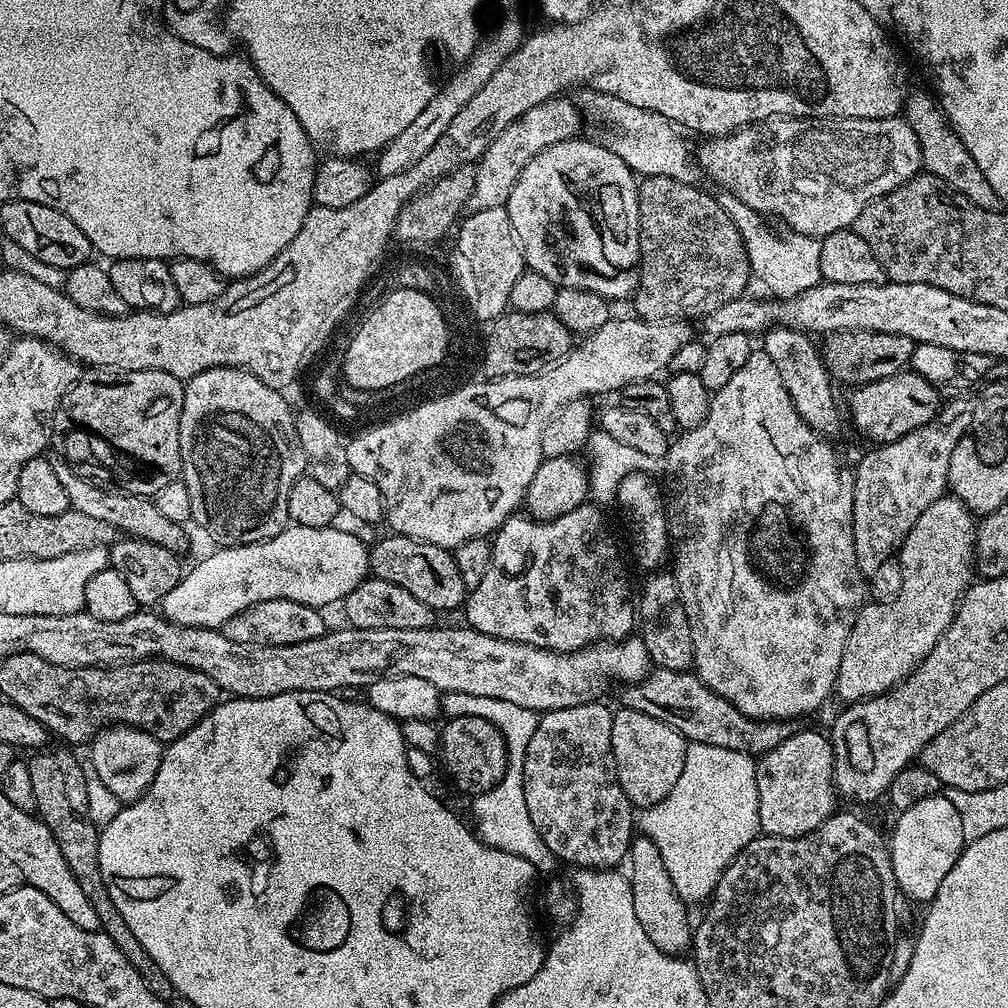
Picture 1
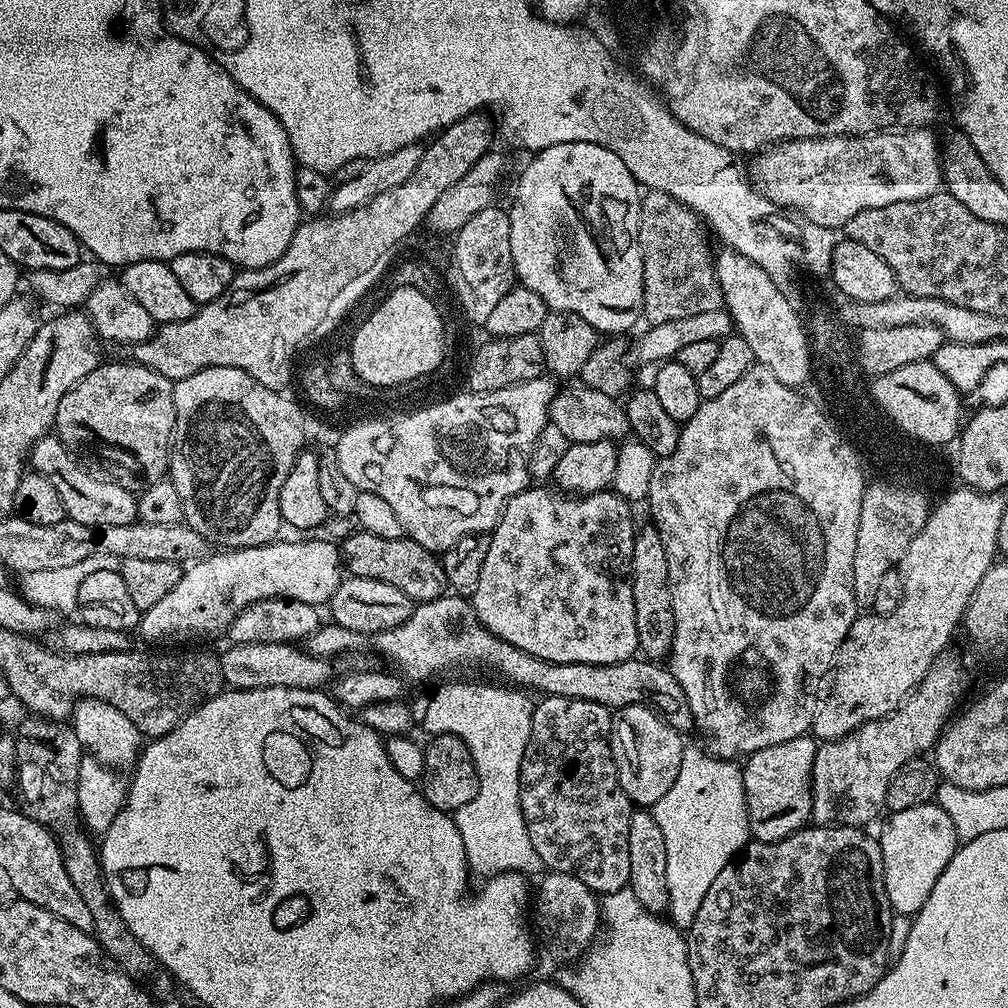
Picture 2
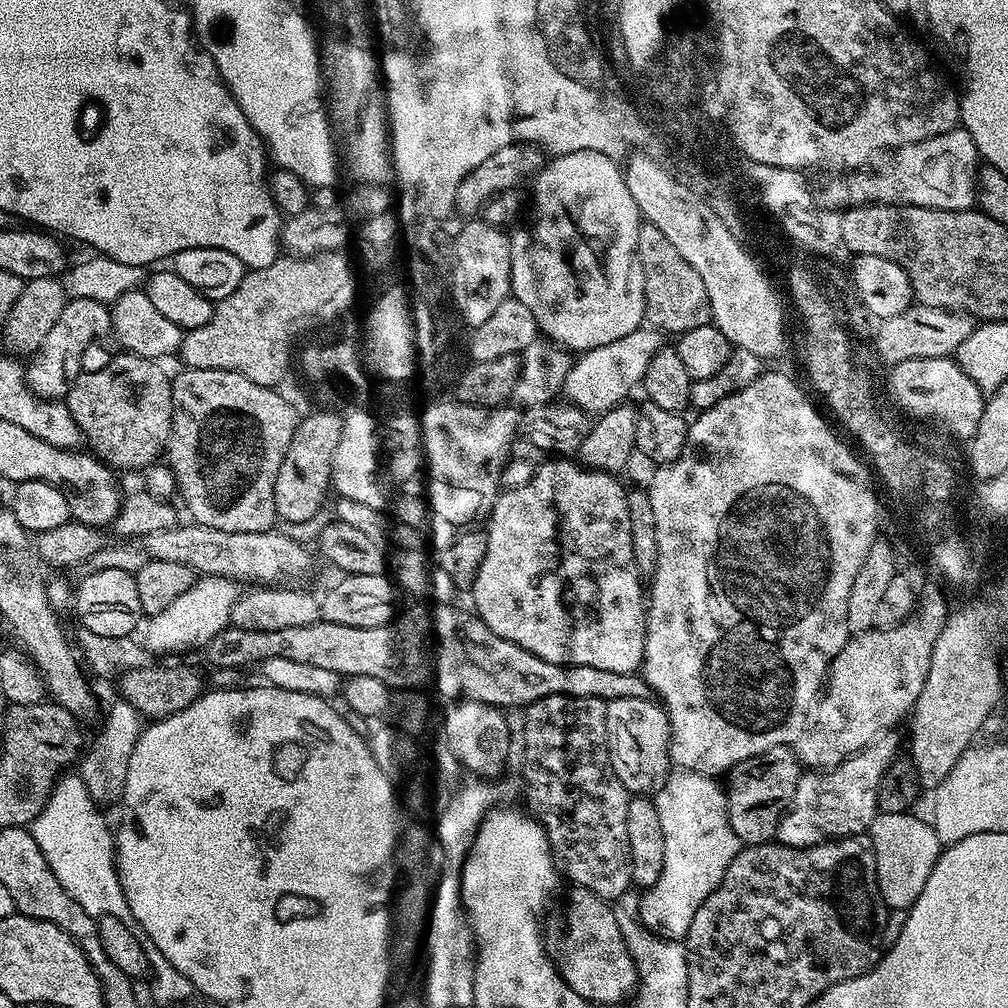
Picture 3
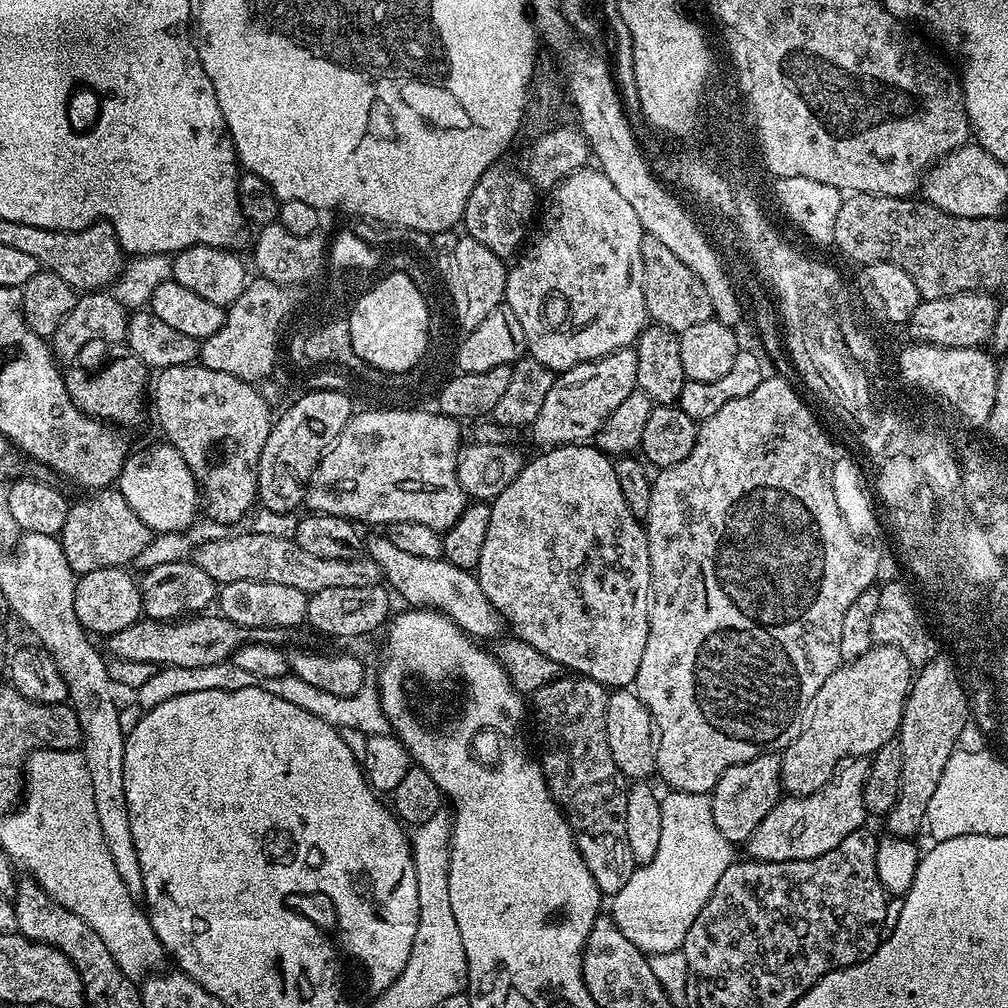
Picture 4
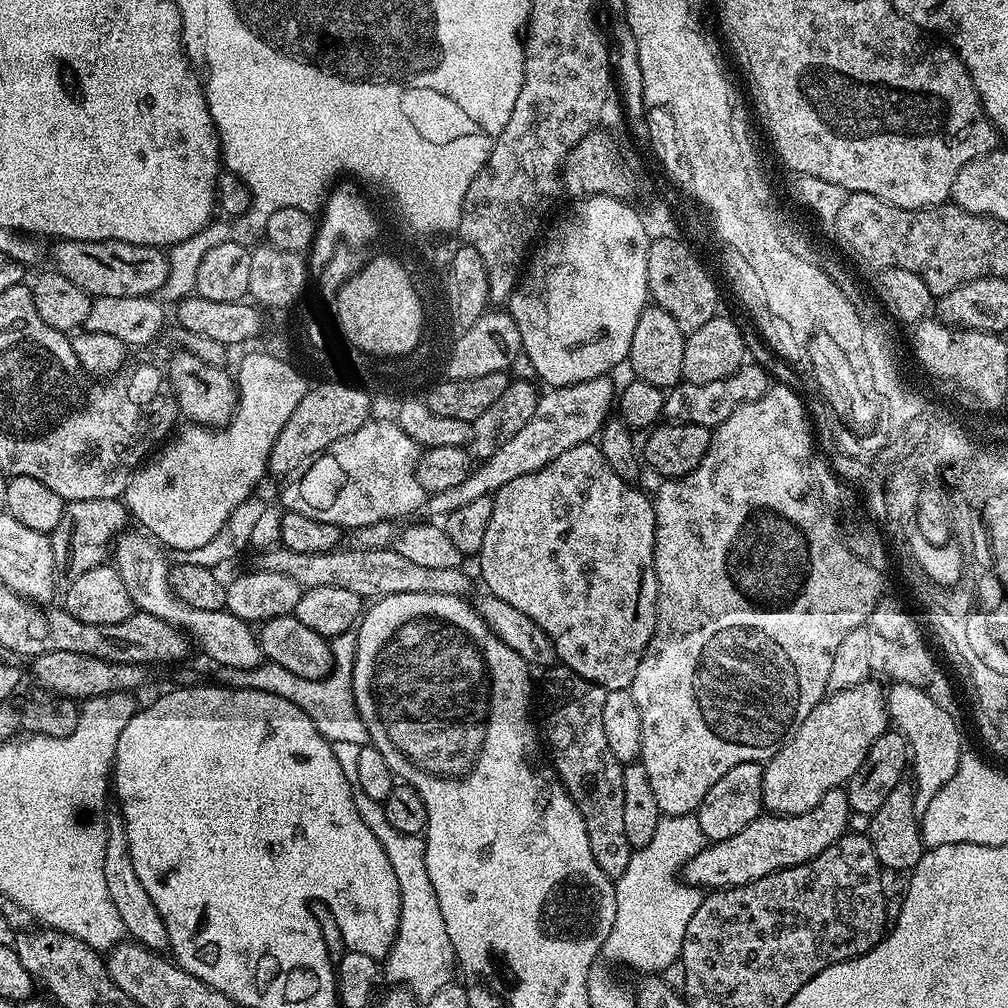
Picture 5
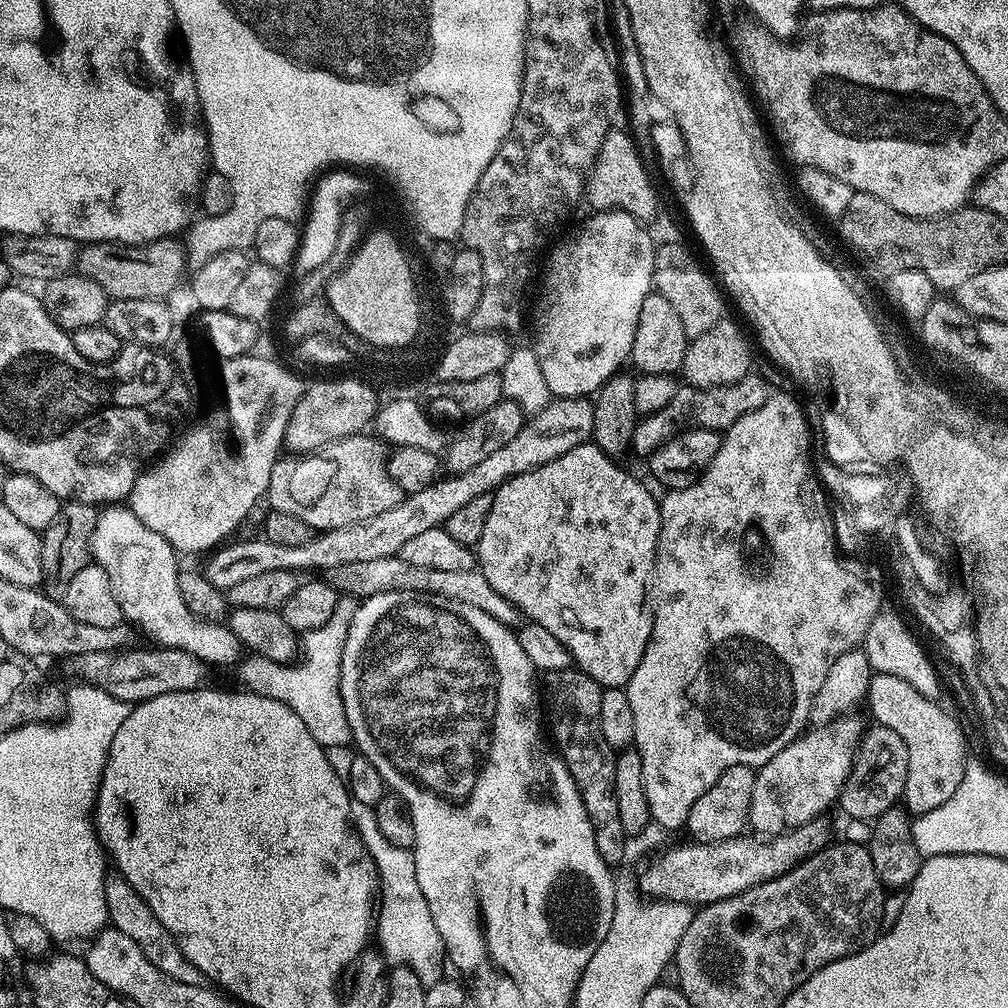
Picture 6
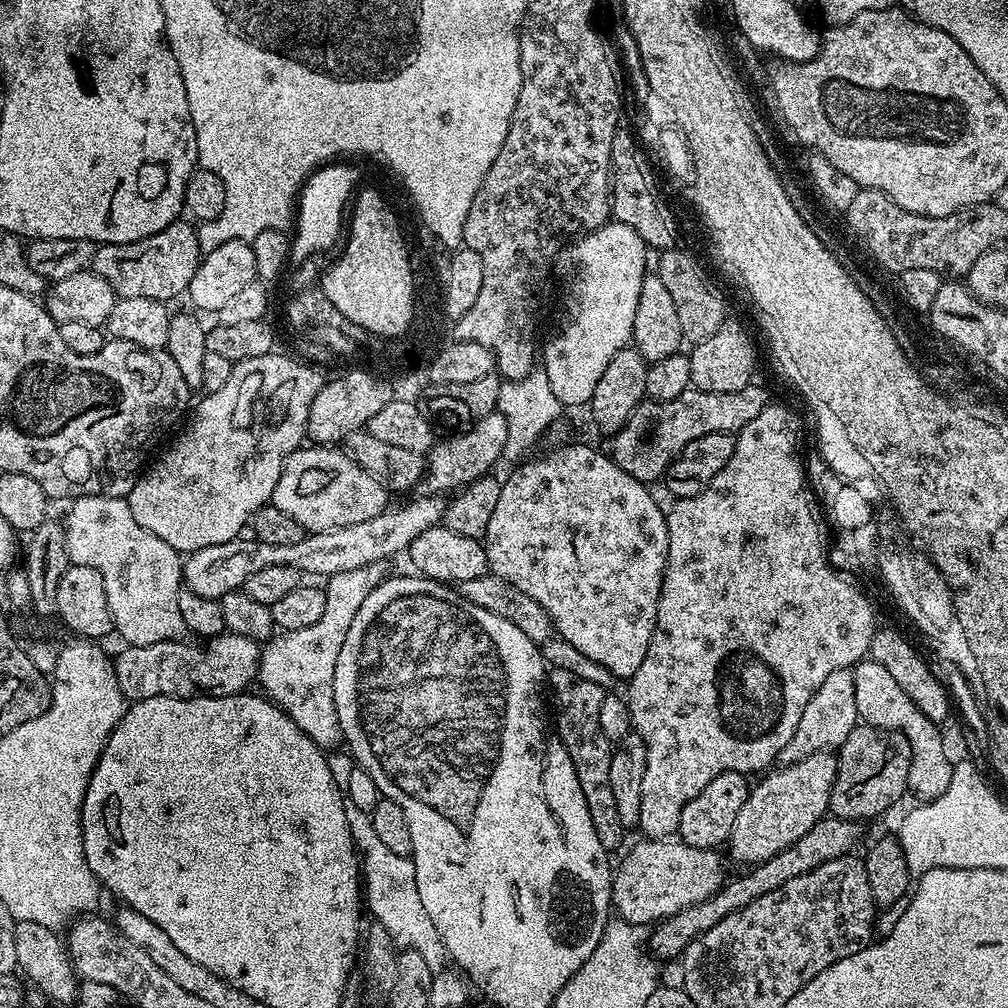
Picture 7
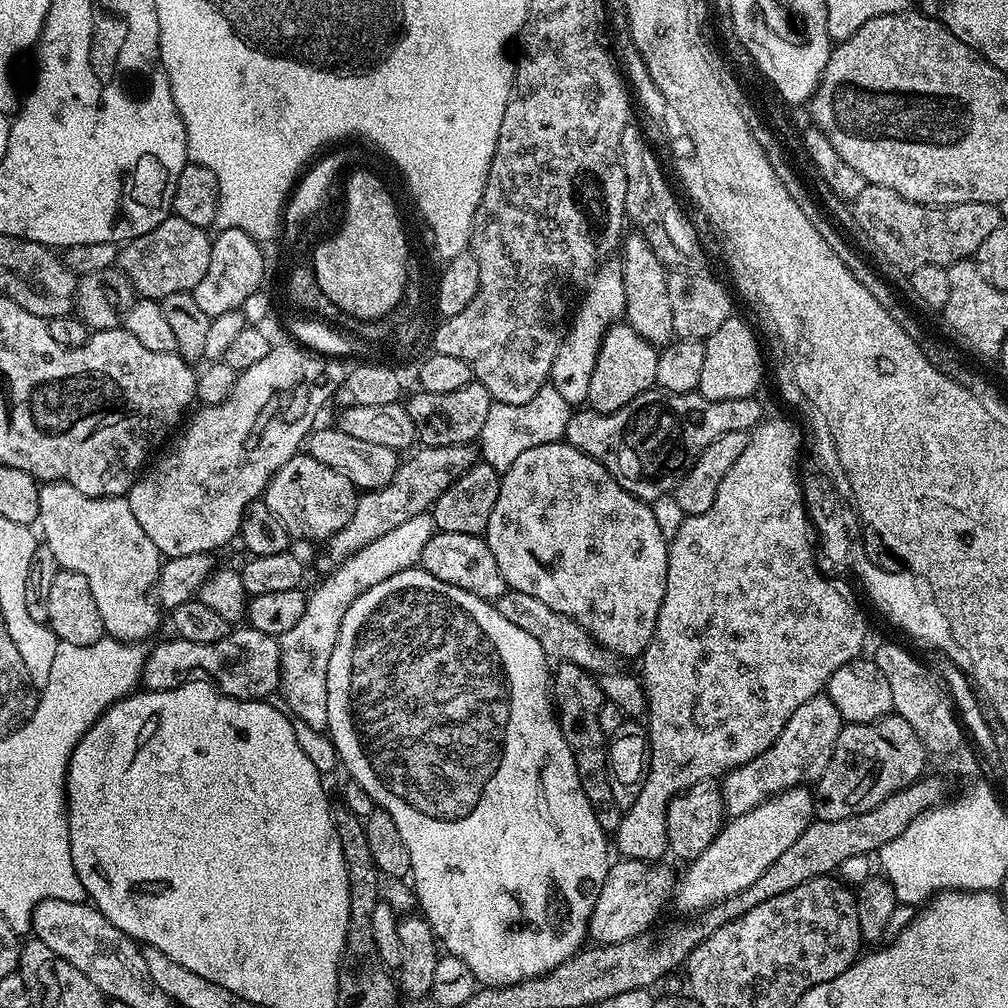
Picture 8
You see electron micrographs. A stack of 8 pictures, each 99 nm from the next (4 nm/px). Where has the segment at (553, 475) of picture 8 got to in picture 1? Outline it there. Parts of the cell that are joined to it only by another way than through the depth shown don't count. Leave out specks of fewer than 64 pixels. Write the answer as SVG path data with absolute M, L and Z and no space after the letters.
M586 502L578 510L570 510L570 514L562 514L562 518L553 520L533 520L527 514L509 516L494 533L490 570L486 570L482 582L478 582L478 586L467 593L466 603L462 608L462 612L468 615L467 627L474 629L475 632L490 634L494 638L532 644L536 648L548 648L552 652L577 652L590 644L622 640L633 635L634 625L638 620L638 608L634 603L634 588L632 592L631 586L628 585L628 572L624 569L624 560L620 557L620 548L616 545L611 530L608 529L607 518L599 511L603 512L595 503Z

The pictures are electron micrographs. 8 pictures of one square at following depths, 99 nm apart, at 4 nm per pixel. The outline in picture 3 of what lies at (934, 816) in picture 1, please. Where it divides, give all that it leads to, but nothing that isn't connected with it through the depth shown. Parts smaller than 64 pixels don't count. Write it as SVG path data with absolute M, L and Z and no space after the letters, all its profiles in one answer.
M877 813L868 831L868 839L875 852L876 877L884 904L890 910L911 908L922 892L931 870L940 857L942 845L931 823L913 815Z

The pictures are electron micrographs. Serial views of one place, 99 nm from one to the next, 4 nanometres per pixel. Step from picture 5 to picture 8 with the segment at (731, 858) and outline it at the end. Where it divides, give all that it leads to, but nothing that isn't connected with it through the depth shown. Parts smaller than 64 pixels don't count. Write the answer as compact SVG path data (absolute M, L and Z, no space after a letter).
M620 858L617 861L609 867L598 902L594 902L594 910L588 919L589 937L597 945L620 944L635 936L645 935L674 896L674 876L672 880L670 869L649 866L642 860Z

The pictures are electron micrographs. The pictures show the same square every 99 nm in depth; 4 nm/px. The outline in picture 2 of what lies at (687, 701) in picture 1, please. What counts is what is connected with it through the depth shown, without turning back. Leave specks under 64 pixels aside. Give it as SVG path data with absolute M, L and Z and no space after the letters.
M445 594L417 603L410 618L406 618L402 626L375 633L374 640L382 655L397 660L395 671L408 682L432 680L435 676L448 678L451 677L448 676L451 672L458 671L463 664L485 664L490 671L501 672L502 675L517 680L512 682L533 693L582 698L586 702L598 702L610 710L641 704L651 712L663 716L664 721L681 734L688 734L688 731L693 731L694 728L690 702L686 702L682 686L678 686L672 672L663 663L647 658L633 658L613 664L559 664L539 660L510 646L510 642L502 642L502 638L486 630L486 626L482 626L478 614L472 608L471 599L455 594Z

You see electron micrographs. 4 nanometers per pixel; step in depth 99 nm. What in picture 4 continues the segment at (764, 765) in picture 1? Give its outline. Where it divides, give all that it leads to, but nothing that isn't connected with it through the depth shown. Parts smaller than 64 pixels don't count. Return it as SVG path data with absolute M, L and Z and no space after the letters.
M763 752L761 756L750 758L750 762L738 762L730 766L718 778L718 782L710 793L712 809L714 810L714 826L734 846L743 845L752 836L752 831L774 810L776 803L782 799L780 775L782 766L780 756L776 752Z

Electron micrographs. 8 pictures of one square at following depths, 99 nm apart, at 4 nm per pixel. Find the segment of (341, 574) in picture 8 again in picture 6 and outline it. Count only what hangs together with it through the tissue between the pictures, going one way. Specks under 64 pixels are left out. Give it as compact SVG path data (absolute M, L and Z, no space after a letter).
M344 594L334 606L334 614L318 630L310 630L302 636L302 654L304 657L295 664L289 662L279 664L265 656L248 654L239 661L240 680L247 691L274 698L274 702L282 702L282 706L290 706L298 718L302 718L306 730L314 734L314 742L318 742L325 750L349 747L352 744L350 722L346 722L346 706L342 706L340 697L340 667L342 666L342 650L346 638L350 634L350 622L354 622L357 597Z

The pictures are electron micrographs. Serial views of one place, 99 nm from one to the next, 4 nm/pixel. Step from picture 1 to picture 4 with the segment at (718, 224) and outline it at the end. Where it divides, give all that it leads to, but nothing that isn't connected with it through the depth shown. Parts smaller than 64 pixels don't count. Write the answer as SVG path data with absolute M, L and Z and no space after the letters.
M647 234L642 238L640 249L644 271L644 301L651 323L661 324L679 334L682 330L690 330L690 326L698 326L698 322L713 319L710 294L694 270L686 266L686 262L681 262L663 242L658 242L658 238Z

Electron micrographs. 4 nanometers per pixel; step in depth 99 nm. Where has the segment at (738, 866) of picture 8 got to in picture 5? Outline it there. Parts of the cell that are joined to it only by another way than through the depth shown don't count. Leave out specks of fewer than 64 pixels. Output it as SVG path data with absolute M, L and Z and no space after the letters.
M869 678L858 686L832 692L810 710L806 722L798 726L791 741L767 760L762 778L762 798L769 813L797 816L818 806L830 790L847 785L862 766L875 740L890 728L886 692L875 682Z

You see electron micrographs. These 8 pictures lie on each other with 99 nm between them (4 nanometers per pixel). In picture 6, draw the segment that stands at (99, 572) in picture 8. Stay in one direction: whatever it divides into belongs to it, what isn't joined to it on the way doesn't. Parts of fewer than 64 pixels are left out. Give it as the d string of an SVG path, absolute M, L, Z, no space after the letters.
M108 506L97 515L90 541L91 559L110 578L114 598L122 610L124 620L141 628L153 645L161 648L186 650L197 656L203 664L235 665L242 656L240 639L223 623L210 624L197 620L195 614L182 602L182 590L178 590L180 572L176 568L176 549L154 534L150 526L143 524L128 506Z

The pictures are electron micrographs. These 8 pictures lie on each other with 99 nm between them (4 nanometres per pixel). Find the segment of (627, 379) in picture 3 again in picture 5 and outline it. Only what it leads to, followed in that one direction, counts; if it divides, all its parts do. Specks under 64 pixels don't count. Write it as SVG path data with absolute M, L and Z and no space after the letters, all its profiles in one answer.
M611 375L599 376L590 378L586 382L571 384L565 388L548 388L545 396L543 393L537 399L536 409L530 422L526 422L526 426L522 426L522 430L518 430L518 434L514 434L514 438L510 438L510 442L505 442L489 460L479 461L468 473L466 482L458 482L458 486L450 486L450 490L433 492L427 497L426 512L432 515L429 517L443 518L454 510L458 510L458 506L466 506L466 502L471 502L473 498L492 496L499 488L506 486L506 482L514 482L514 478L522 478L522 474L542 470L542 466L546 466L554 458L558 458L558 454L566 454L566 450L574 450L574 446L589 443L603 428L604 421L613 411L614 397L617 395L618 388L617 385L612 385L612 379Z

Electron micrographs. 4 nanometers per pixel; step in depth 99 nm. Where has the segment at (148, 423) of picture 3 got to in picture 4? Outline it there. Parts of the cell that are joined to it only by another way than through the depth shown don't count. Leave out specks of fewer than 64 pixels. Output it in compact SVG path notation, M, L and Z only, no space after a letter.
M123 354L109 362L97 372L87 372L84 368L67 369L64 381L72 401L88 416L115 424L129 430L144 416L144 395L150 392L150 369L131 354Z

